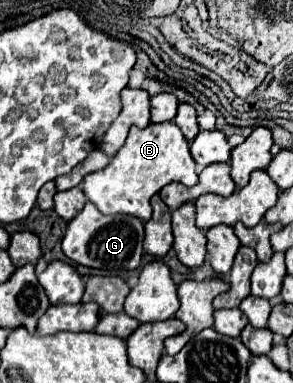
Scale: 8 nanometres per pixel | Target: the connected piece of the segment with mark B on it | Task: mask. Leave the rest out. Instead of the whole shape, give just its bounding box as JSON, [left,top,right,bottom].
[82,123,198,221]

